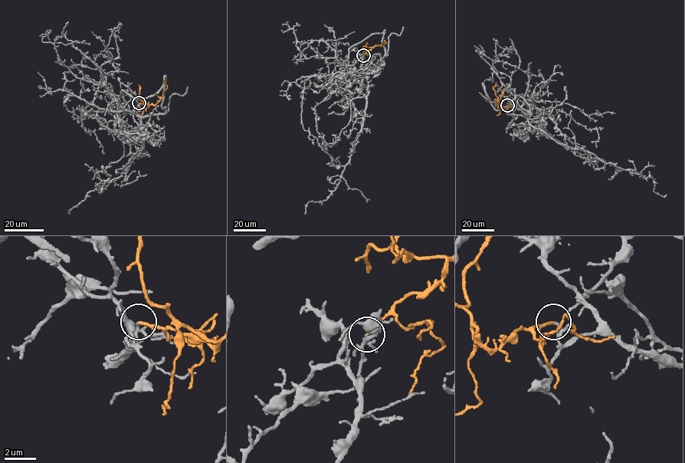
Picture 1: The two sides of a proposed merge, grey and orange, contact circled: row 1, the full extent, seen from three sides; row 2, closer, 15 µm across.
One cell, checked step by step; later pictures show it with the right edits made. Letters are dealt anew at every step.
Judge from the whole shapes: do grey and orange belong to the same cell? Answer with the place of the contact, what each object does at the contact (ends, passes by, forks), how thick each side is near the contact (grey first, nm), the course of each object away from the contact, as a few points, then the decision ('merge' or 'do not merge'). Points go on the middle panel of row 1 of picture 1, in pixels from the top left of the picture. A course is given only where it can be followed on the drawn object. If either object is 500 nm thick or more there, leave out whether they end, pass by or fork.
at (363, 55); grey forks there; orange ends there; 100 nm thick on the grey side, 160 nm on the other; grey runs (363, 55), (358, 71), (368, 82), (368, 95), (357, 142), (338, 185), (325, 200), (309, 201), (305, 214); orange runs (363, 55), (372, 47), (382, 45), (386, 42), (385, 40), (385, 45); merge

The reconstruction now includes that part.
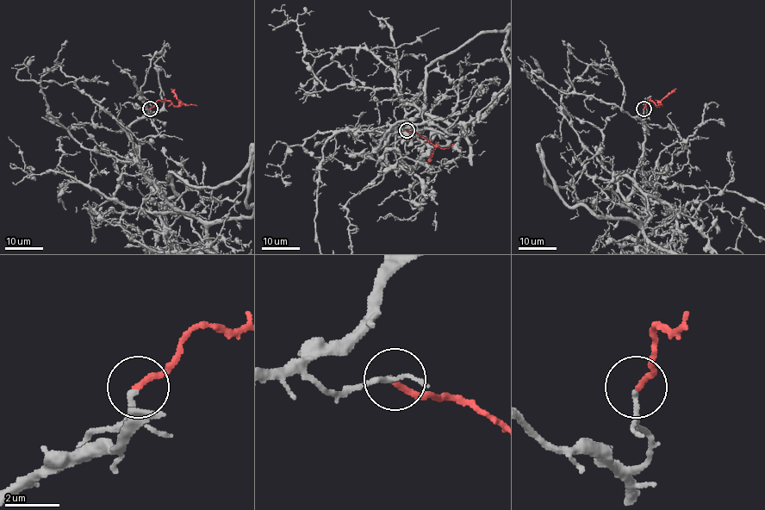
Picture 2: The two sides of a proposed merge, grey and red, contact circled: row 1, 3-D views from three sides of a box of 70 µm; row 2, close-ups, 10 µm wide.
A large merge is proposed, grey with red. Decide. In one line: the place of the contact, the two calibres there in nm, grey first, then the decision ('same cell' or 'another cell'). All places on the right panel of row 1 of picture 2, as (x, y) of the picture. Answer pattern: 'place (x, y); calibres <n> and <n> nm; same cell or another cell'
place (643, 108); calibres 140 and 220 nm; same cell

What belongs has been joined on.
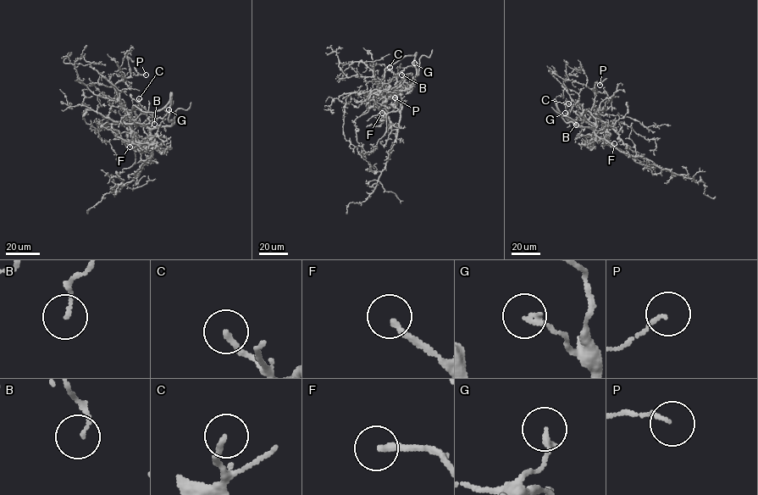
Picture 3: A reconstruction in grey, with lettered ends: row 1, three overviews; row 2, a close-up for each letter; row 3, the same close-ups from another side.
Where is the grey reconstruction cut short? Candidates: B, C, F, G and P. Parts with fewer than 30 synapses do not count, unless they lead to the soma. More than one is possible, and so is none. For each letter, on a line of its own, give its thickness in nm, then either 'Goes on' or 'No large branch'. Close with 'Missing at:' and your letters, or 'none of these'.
B: Thickness 130 nm. No large branch
C: Thickness 170 nm. Goes on
F: Thickness 200 nm. Goes on
G: Thickness 170 nm. No large branch
P: Thickness 110 nm. No large branch
Missing at: C, F

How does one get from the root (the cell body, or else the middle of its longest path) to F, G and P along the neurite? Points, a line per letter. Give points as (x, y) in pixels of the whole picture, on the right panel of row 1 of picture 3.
F: (600, 138), (607, 140), (615, 147), (614, 143)
G: (600, 138), (588, 123), (577, 119), (568, 119), (565, 113)
P: (600, 138), (588, 120), (594, 102), (595, 82), (600, 85)

